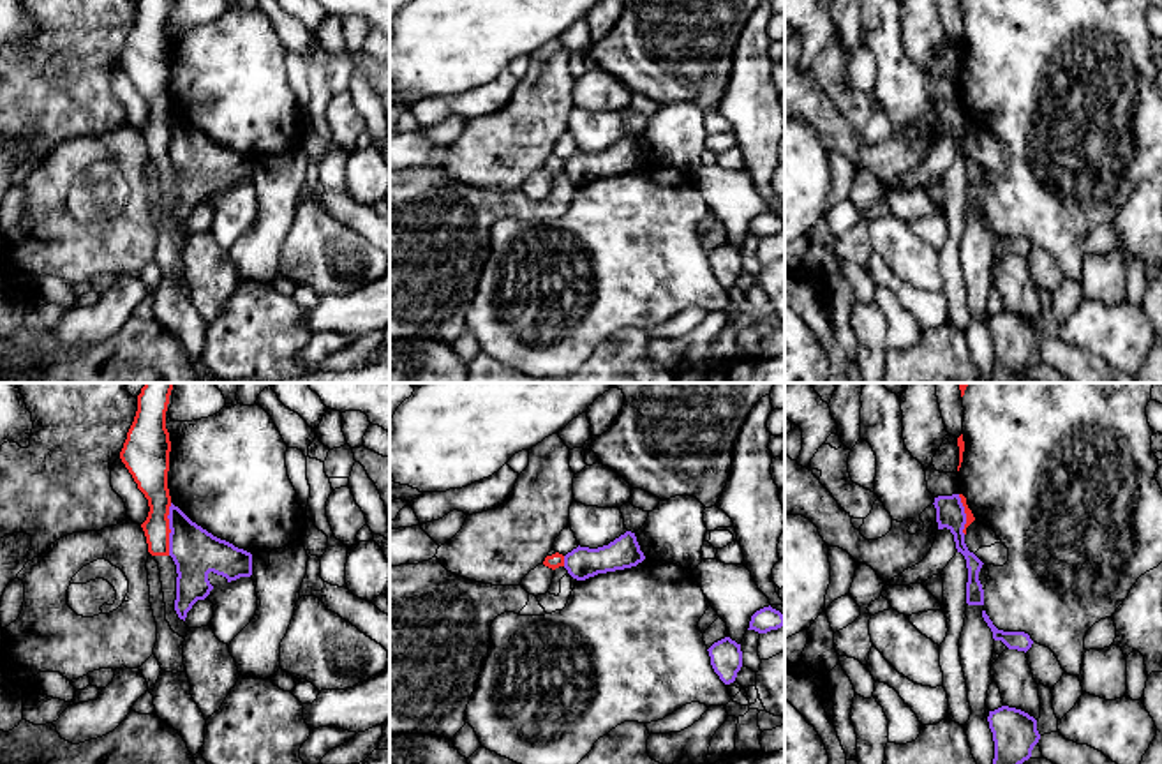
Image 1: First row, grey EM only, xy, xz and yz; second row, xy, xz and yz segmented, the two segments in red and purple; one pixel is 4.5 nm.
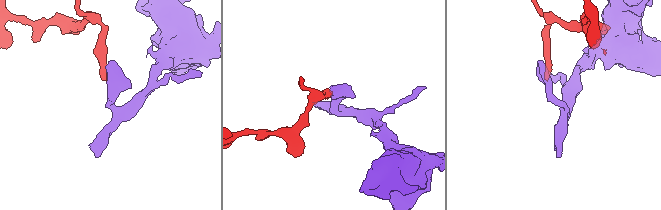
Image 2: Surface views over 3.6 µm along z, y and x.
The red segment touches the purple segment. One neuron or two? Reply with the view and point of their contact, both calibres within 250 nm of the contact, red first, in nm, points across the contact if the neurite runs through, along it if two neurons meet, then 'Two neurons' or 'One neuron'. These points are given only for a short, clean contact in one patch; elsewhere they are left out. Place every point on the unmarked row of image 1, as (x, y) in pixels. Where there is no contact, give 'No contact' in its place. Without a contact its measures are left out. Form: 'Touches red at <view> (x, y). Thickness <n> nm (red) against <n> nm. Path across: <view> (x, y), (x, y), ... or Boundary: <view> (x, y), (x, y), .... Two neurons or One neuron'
Touches red at xy (170, 134). Thickness 140 nm (red) against 220 nm. Boundary: xy (171, 108), (168, 120), (168, 159). Two neurons

